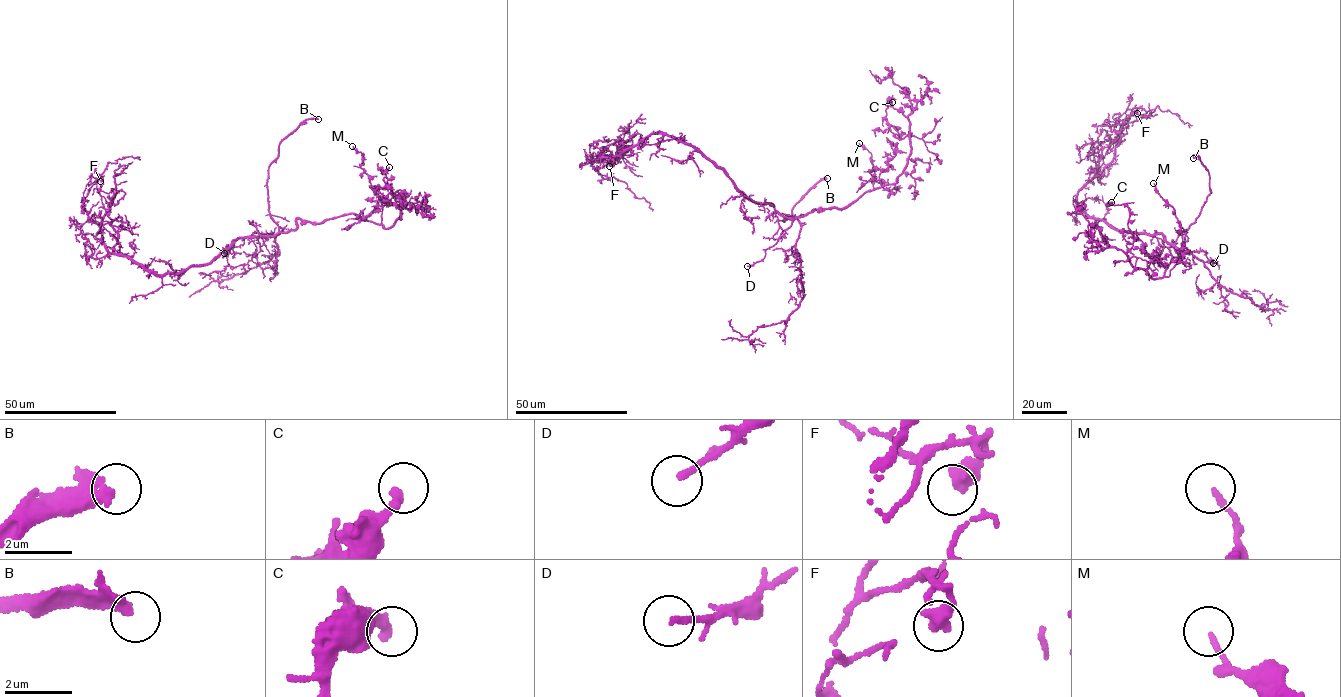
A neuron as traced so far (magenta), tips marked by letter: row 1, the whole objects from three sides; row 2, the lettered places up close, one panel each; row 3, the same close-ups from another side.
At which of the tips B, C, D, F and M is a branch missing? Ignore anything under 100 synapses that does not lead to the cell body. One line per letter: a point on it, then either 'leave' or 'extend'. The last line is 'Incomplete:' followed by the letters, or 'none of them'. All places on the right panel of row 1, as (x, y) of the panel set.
B: at (1193, 158); extend
C: at (1111, 202); leave
D: at (1213, 263); leave
F: at (1137, 113); leave
M: at (1153, 183); leave
Incomplete: B

